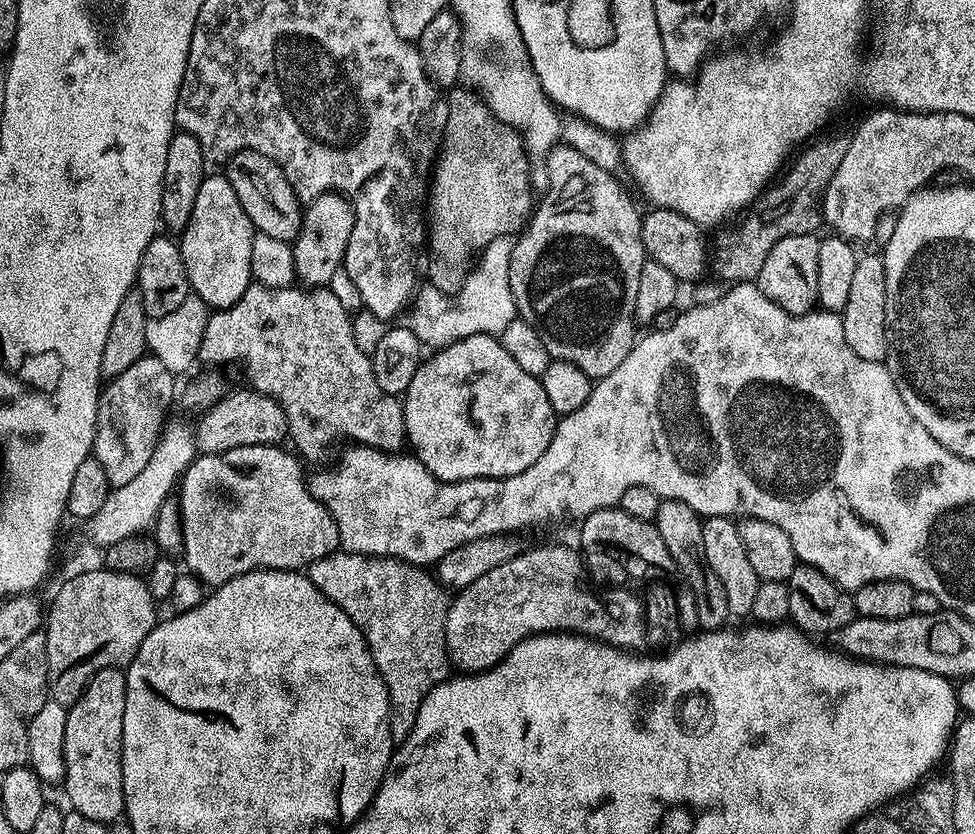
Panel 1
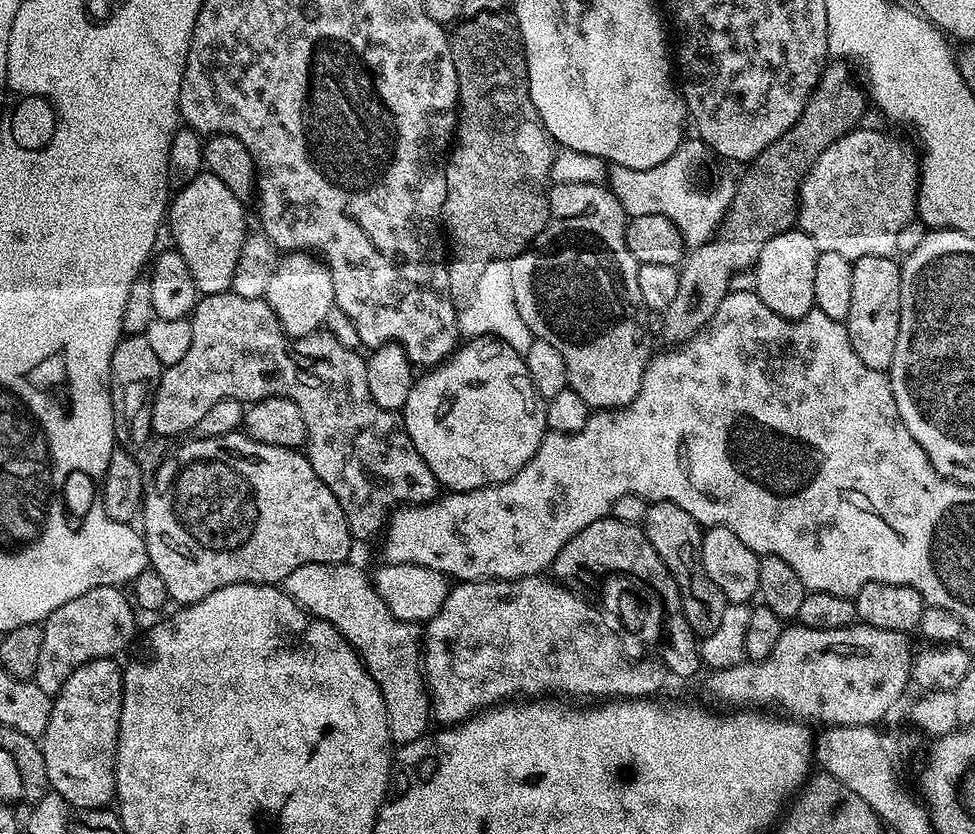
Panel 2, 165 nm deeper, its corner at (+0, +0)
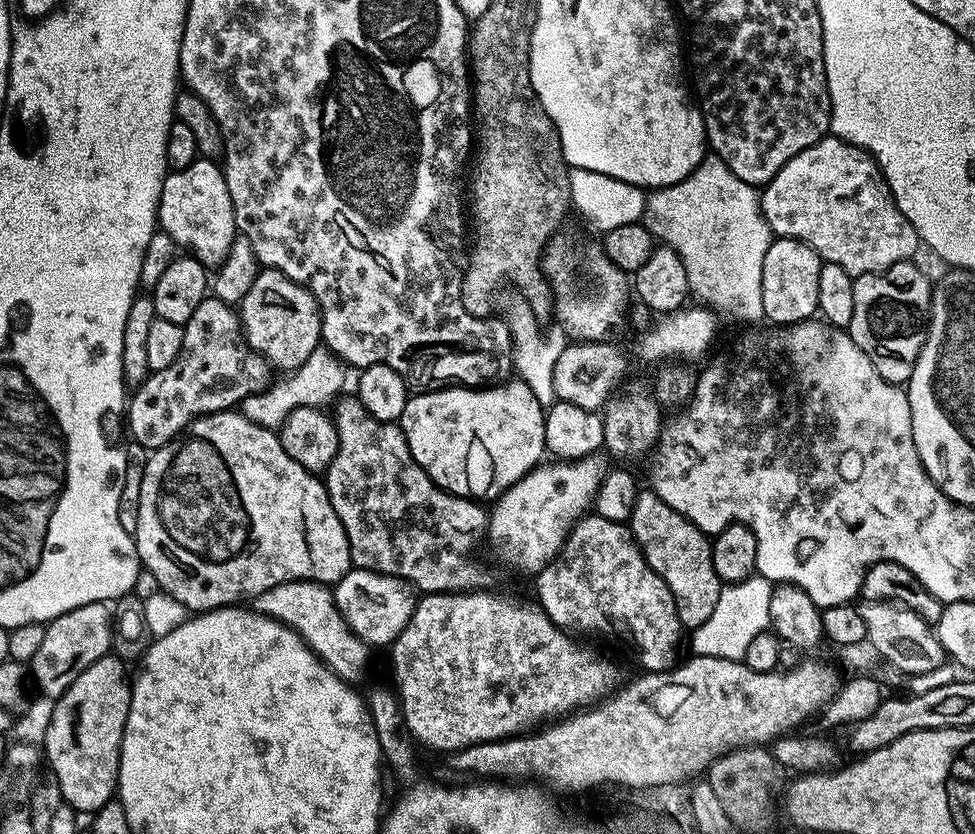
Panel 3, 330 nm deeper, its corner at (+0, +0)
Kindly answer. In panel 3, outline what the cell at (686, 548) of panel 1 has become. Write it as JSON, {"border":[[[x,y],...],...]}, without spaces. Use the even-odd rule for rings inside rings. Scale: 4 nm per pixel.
{"border":[[[642,490],[638,494],[630,527],[648,565],[663,578],[666,586],[670,586],[684,629],[695,630],[702,626],[714,613],[722,589],[722,581],[714,570],[712,540],[701,528],[678,514],[678,510],[666,506],[666,502],[651,490]]]}

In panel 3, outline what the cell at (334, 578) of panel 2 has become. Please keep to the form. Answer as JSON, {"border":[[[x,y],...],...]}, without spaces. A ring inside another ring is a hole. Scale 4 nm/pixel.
{"border":[[[291,580],[270,586],[270,590],[255,596],[254,608],[263,616],[280,620],[293,628],[320,655],[324,665],[334,670],[334,674],[349,682],[363,678],[364,671],[368,668],[369,645],[350,627],[336,605],[336,597],[329,585],[319,584],[314,580]]]}

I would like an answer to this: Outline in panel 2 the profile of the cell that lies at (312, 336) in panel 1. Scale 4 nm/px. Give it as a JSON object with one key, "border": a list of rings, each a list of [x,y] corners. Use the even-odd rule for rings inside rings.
{"border":[[[231,290],[222,294],[200,296],[196,301],[196,308],[192,312],[190,319],[192,322],[190,350],[186,350],[186,355],[182,357],[182,362],[169,364],[161,371],[160,381],[157,382],[154,389],[152,397],[152,431],[157,437],[180,436],[183,432],[191,433],[195,429],[196,424],[202,422],[202,418],[208,413],[210,406],[214,406],[214,402],[222,402],[223,400],[255,402],[265,400],[271,396],[281,396],[290,402],[294,402],[302,410],[302,418],[306,422],[306,430],[308,431],[308,439],[306,441],[308,461],[314,470],[314,474],[318,474],[318,478],[322,478],[322,482],[332,491],[334,498],[338,498],[338,506],[342,506],[344,516],[348,520],[348,529],[352,531],[353,541],[372,540],[375,536],[377,539],[383,533],[388,517],[392,515],[394,509],[399,504],[404,506],[409,504],[428,504],[430,501],[437,499],[438,485],[436,475],[432,473],[430,466],[426,466],[426,462],[422,458],[422,454],[418,454],[414,442],[410,442],[408,431],[404,428],[403,419],[393,409],[383,408],[378,406],[378,402],[374,402],[374,398],[370,394],[370,386],[368,385],[368,365],[363,355],[360,357],[358,353],[351,352],[342,341],[335,340],[328,333],[328,330],[313,332],[311,336],[298,336],[295,338],[288,336],[282,330],[280,323],[276,321],[274,310],[270,310],[267,300],[242,298],[238,293]]]}

